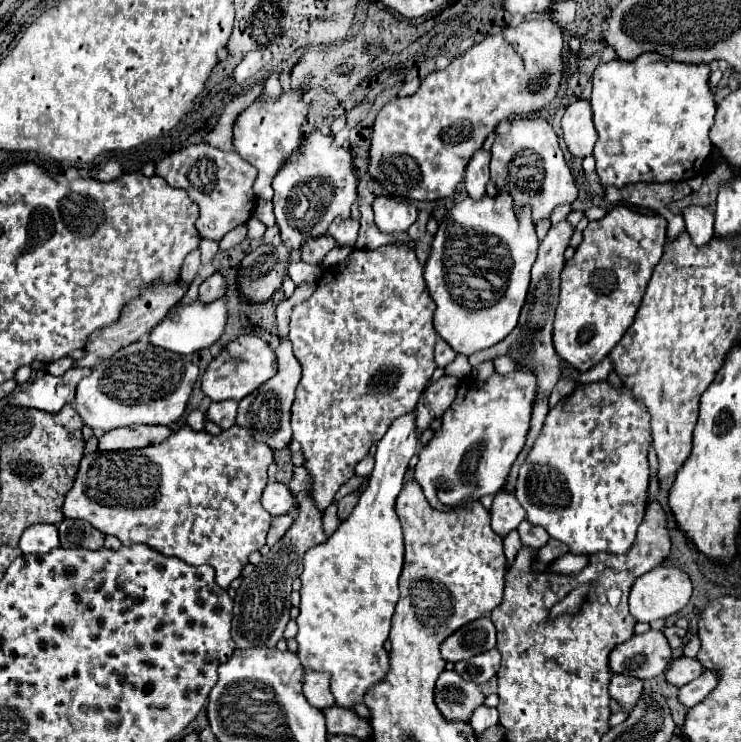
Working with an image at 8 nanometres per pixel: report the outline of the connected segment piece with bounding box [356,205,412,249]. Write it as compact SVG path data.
M360 205L360 235L356 241L356 249L378 249L382 245L390 245L396 241L412 241L408 233L396 233L396 235L386 235L382 231L378 231L376 223L374 223L374 213L372 213L372 205Z

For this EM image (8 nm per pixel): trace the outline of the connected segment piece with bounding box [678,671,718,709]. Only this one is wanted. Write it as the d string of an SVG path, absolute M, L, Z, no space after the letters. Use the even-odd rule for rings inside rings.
M704 671L698 679L686 683L684 687L678 689L678 701L686 709L690 709L696 703L700 703L716 687L716 683L718 683L718 675L714 671Z

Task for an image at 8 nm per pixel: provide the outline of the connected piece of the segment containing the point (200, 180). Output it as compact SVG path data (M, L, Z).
M208 143L190 145L160 159L156 163L156 175L164 177L170 187L182 187L190 199L198 203L200 217L196 221L196 229L200 237L206 239L220 241L228 231L246 223L256 205L256 197L252 193L252 183L256 179L254 167L238 153L226 153Z

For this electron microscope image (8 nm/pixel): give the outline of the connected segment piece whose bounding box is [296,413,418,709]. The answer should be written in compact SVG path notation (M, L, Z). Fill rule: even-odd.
M414 413L396 419L376 447L374 471L368 477L368 485L350 517L340 523L326 543L310 549L304 555L304 571L300 575L300 615L296 619L296 641L300 645L298 657L308 669L332 673L332 695L338 707L352 709L356 701L362 701L362 695L368 691L368 687L382 681L388 671L388 653L384 649L384 641L388 639L390 619L398 601L398 577L404 563L402 529L394 511L394 503L402 489L408 461L416 453L416 445L418 437L414 427Z

